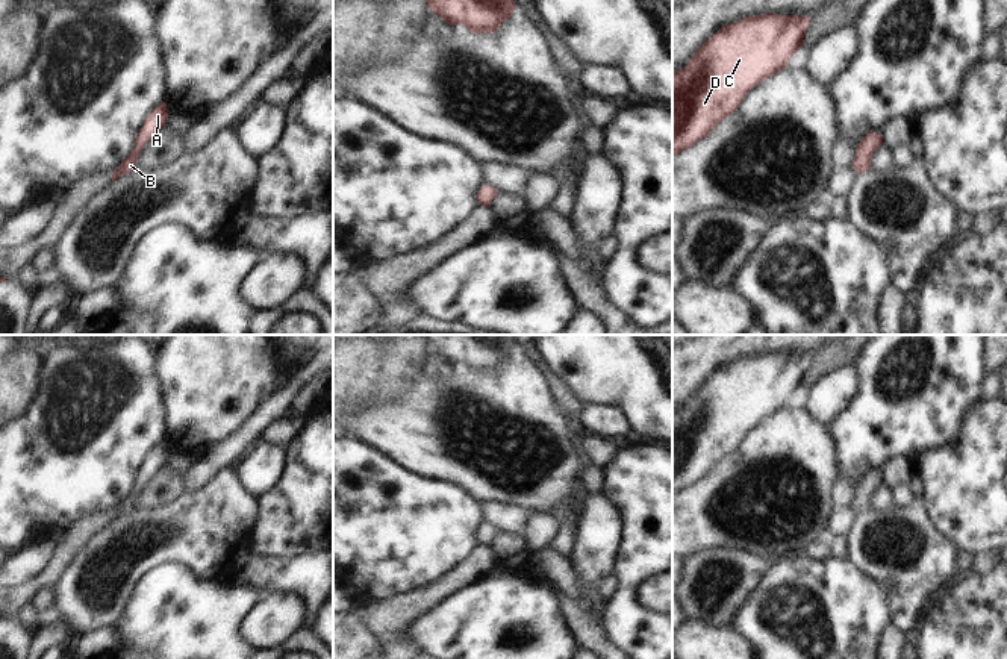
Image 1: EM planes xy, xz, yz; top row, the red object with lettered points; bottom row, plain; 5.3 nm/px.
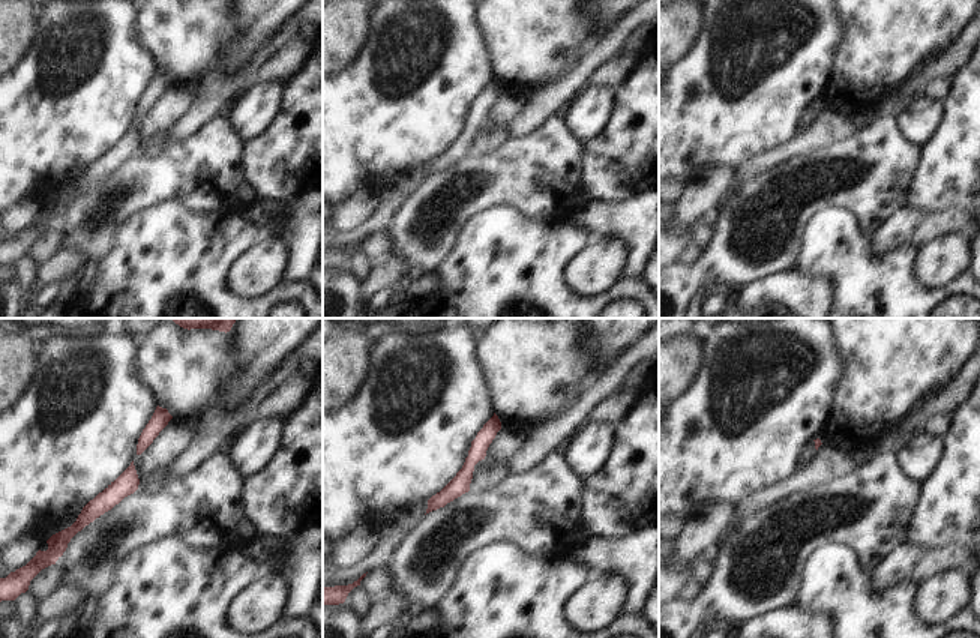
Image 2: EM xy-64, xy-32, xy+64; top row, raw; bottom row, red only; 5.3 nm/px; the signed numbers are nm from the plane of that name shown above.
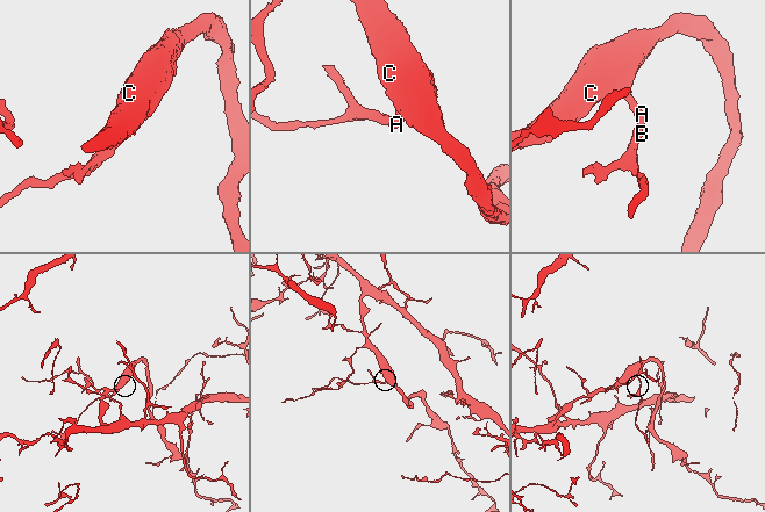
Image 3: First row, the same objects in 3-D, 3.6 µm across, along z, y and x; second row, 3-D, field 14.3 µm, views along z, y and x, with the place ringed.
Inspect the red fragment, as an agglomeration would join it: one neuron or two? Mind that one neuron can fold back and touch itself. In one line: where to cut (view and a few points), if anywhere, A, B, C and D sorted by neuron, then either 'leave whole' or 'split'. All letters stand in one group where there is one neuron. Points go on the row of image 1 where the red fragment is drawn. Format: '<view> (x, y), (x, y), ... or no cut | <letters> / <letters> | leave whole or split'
no cut | A B C D | leave whole

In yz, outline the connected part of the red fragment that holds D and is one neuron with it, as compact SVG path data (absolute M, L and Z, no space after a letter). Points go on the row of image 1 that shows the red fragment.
M765 14L744 17L722 26L691 58L672 73L672 156L700 142L728 115L760 82L786 68L803 47L810 18L804 15Z

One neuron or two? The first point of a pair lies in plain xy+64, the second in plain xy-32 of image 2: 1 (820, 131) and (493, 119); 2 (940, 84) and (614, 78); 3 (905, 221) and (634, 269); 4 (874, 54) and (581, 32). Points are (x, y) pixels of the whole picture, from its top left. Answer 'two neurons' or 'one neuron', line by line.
1: two neurons
2: one neuron
3: one neuron
4: one neuron

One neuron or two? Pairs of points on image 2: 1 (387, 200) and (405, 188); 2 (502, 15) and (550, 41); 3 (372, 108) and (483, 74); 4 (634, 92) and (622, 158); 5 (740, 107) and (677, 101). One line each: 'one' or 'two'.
1: one
2: one
3: one
4: one
5: one

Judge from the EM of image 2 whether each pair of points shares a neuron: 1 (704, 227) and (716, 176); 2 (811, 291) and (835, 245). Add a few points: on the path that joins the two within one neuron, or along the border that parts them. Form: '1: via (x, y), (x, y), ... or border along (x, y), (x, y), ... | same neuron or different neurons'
1: border along (704, 218), (689, 228) | different neurons
2: border along (791, 270), (823, 276), (829, 284), (832, 302) | different neurons

